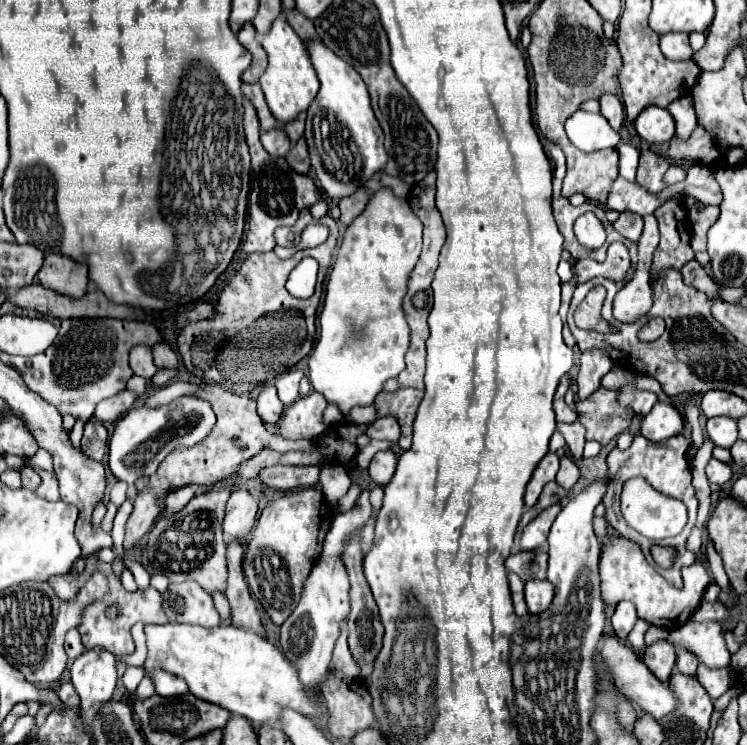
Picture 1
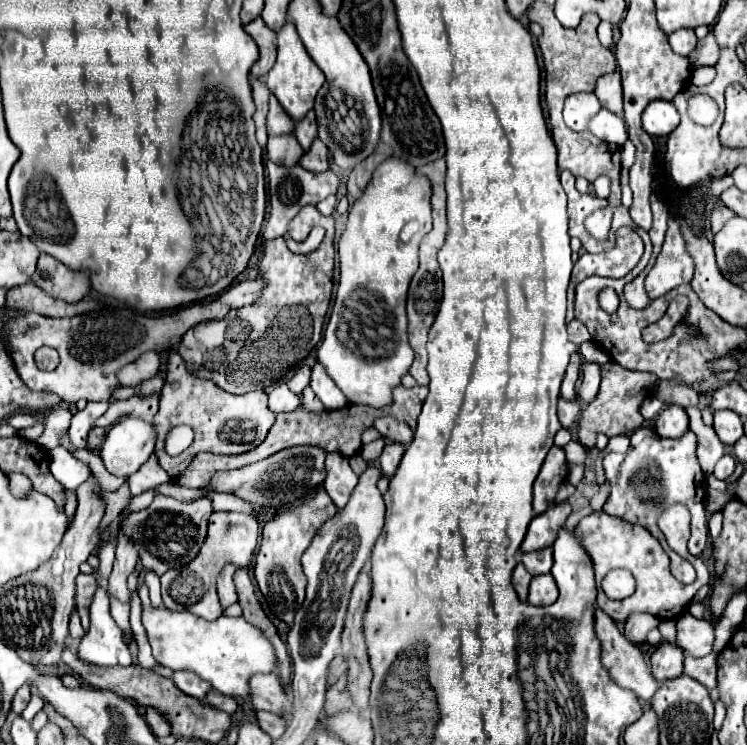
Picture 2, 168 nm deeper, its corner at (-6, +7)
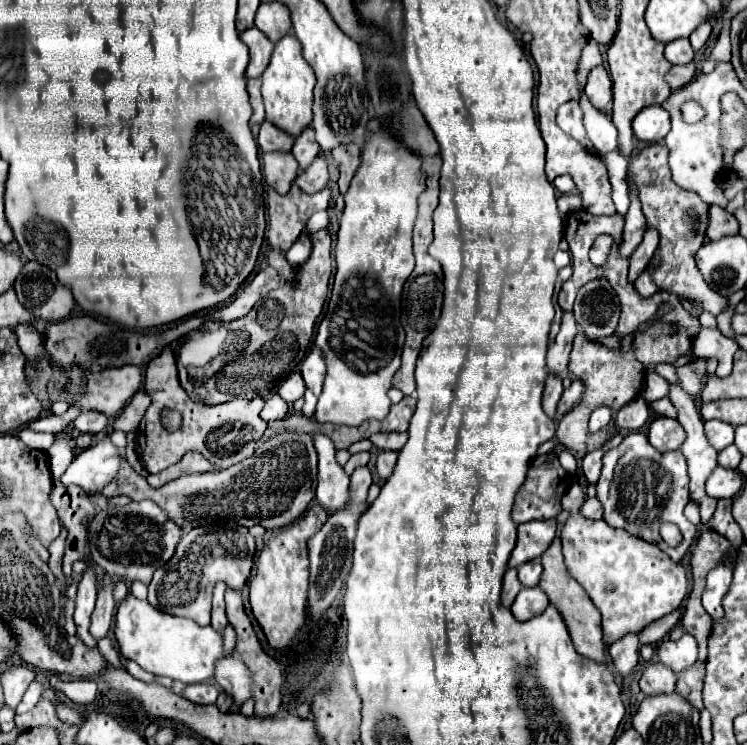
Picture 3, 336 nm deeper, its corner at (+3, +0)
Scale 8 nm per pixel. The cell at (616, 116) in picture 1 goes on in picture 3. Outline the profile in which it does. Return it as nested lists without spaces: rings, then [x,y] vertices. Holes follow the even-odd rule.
[[[597,66],[589,72],[589,80],[585,84],[585,94],[589,98],[589,102],[597,108],[597,110],[609,110],[613,94],[611,94],[611,78],[609,72],[603,66]]]

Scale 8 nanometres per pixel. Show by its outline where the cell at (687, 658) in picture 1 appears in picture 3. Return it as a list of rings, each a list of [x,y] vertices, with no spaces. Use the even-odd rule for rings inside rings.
[[[695,662],[693,666],[689,666],[677,674],[677,692],[699,710],[703,710],[703,700],[701,700],[703,678],[705,678],[705,664],[703,662]]]

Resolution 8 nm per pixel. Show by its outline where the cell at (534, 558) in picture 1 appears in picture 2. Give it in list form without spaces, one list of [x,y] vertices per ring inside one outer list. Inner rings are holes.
[[[538,549],[530,553],[522,553],[522,563],[530,571],[530,575],[544,575],[552,569],[552,549]]]

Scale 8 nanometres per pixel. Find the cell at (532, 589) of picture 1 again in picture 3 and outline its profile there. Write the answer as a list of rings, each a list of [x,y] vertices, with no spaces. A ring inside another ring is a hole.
[[[523,588],[517,594],[517,598],[511,606],[511,612],[519,622],[525,622],[531,616],[541,614],[547,606],[549,606],[549,598],[545,596],[545,592],[541,588]]]

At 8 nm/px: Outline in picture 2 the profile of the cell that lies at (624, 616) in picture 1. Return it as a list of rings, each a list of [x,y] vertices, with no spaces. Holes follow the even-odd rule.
[[[634,613],[628,617],[624,627],[624,637],[630,639],[634,645],[642,645],[646,641],[646,635],[650,629],[658,627],[660,619],[648,613]]]

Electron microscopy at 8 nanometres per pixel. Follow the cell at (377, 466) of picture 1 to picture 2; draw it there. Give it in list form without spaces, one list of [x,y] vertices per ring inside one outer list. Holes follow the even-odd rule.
[[[388,443],[386,447],[384,447],[384,451],[382,451],[382,455],[380,455],[380,469],[382,469],[382,473],[386,475],[386,477],[392,477],[394,473],[396,473],[396,469],[398,469],[398,463],[400,463],[400,459],[402,459],[402,455],[404,455],[404,445],[400,445],[400,443]]]

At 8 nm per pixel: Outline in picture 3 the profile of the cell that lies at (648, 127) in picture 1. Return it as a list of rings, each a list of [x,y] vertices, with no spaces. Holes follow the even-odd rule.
[[[663,106],[643,108],[633,120],[633,132],[643,142],[659,142],[671,130],[669,112]]]

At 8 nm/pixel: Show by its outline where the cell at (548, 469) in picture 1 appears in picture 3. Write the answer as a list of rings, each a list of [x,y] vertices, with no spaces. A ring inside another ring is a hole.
[[[545,454],[545,456],[535,456],[531,462],[531,468],[527,472],[525,484],[519,488],[513,504],[513,520],[517,524],[521,522],[531,522],[531,520],[549,520],[555,518],[561,512],[561,496],[567,492],[571,480],[567,478],[567,472],[561,468],[557,454]]]

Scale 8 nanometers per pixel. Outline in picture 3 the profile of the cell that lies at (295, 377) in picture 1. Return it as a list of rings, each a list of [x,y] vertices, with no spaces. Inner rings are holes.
[[[293,372],[279,388],[279,396],[287,402],[287,404],[293,404],[295,400],[303,398],[305,394],[305,382],[301,378],[301,372]]]

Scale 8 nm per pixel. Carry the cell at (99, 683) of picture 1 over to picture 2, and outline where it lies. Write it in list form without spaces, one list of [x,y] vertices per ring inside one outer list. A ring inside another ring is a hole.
[[[102,587],[90,605],[90,629],[82,637],[78,655],[94,665],[130,665],[132,655],[122,641],[122,631],[110,615],[110,599]]]

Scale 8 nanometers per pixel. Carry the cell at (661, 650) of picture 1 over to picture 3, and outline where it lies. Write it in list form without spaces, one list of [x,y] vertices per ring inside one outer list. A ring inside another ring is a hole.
[[[653,662],[645,668],[639,686],[647,696],[655,696],[655,694],[671,694],[675,690],[675,682],[677,676],[673,670],[669,670],[661,662]]]

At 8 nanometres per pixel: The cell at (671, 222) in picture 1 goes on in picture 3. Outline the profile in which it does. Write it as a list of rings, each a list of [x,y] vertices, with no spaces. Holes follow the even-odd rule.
[[[655,258],[655,260],[653,260],[653,262],[651,262],[651,264],[649,264],[641,274],[639,274],[639,278],[637,278],[635,284],[633,284],[635,290],[637,290],[643,298],[649,298],[649,296],[653,296],[655,292],[661,290],[661,288],[657,286],[657,282],[653,280],[653,272],[655,272],[655,268],[657,268],[659,262],[661,262],[661,260]]]

